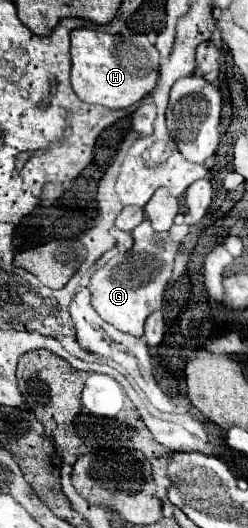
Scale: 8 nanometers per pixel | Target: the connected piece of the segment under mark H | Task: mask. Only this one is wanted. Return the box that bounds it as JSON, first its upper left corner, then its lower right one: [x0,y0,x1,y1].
[71,28,159,110]

